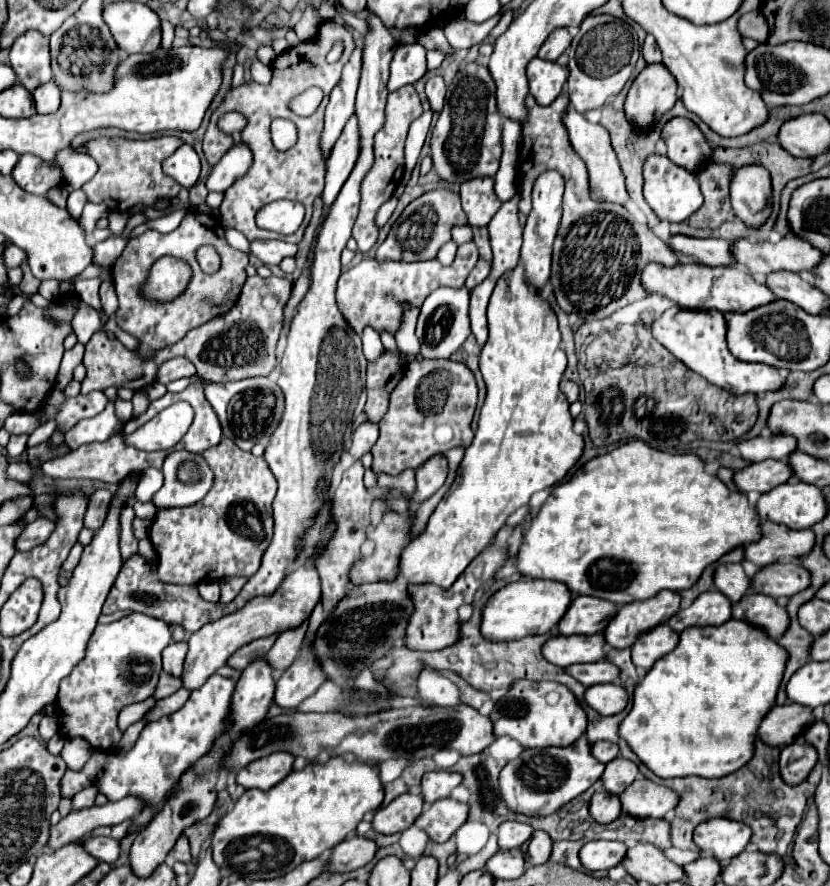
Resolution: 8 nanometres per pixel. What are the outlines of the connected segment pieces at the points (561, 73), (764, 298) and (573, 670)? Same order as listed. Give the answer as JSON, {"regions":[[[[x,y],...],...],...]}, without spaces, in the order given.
{"regions":[[[[535,57],[527,65],[527,77],[529,77],[529,93],[537,99],[539,105],[549,105],[563,89],[569,77],[569,67]]],[[[647,263],[641,273],[641,287],[649,295],[661,295],[683,309],[717,309],[721,313],[743,313],[777,299],[767,285],[757,283],[745,269],[737,265],[709,267],[699,263],[675,263],[673,267],[665,267],[661,263]]],[[[595,661],[595,663],[575,663],[565,667],[565,671],[575,677],[585,687],[595,683],[613,683],[619,677],[619,669],[609,661]]]]}

